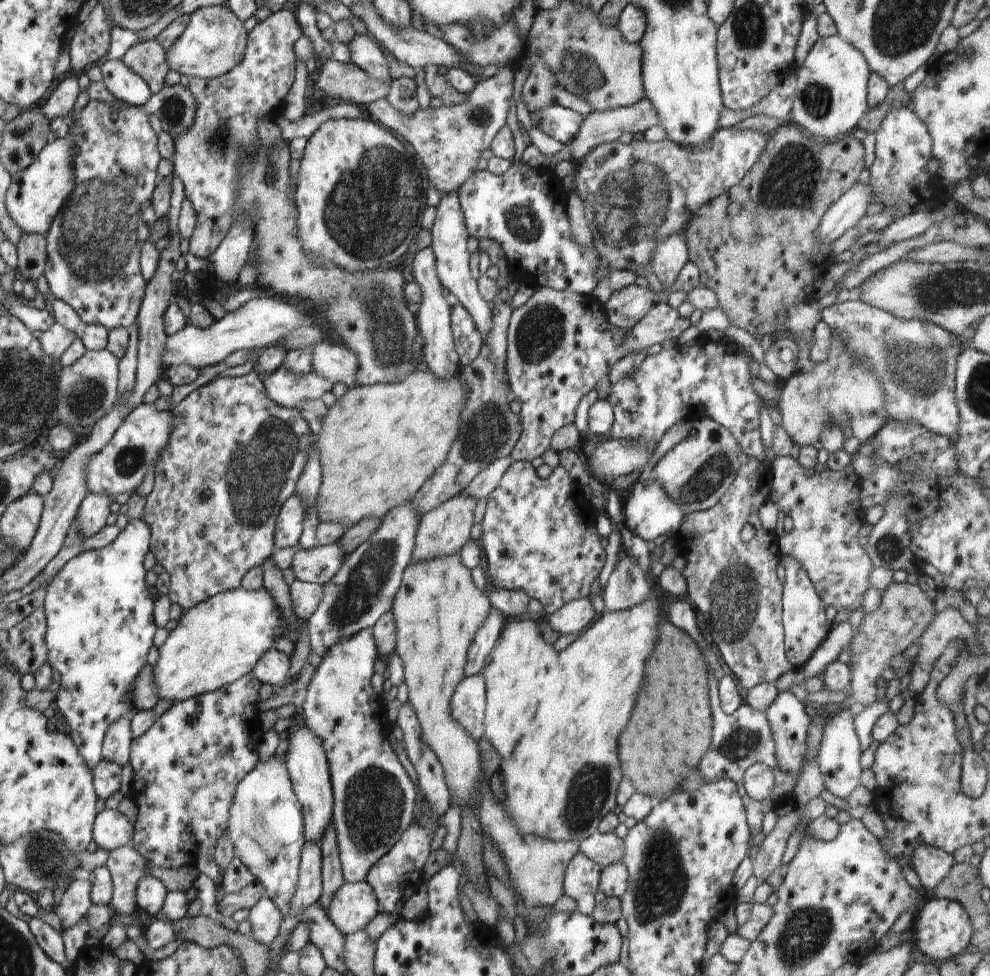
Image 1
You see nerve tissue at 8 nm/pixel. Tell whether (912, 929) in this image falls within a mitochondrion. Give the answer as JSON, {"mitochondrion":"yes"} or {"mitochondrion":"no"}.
{"mitochondrion":"no"}

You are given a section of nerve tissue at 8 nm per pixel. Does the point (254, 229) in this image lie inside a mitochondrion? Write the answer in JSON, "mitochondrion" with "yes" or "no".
{"mitochondrion":"no"}

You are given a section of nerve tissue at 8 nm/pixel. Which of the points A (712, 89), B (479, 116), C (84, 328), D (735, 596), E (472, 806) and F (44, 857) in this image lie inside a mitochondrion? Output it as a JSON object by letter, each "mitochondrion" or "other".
{"A":"other","B":"mitochondrion","C":"other","D":"mitochondrion","E":"other","F":"mitochondrion"}

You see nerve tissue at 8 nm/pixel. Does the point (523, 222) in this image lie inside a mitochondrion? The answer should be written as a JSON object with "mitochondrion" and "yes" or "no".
{"mitochondrion":"yes"}

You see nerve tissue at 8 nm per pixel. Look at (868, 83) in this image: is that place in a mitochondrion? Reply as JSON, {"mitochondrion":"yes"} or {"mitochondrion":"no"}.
{"mitochondrion":"no"}

